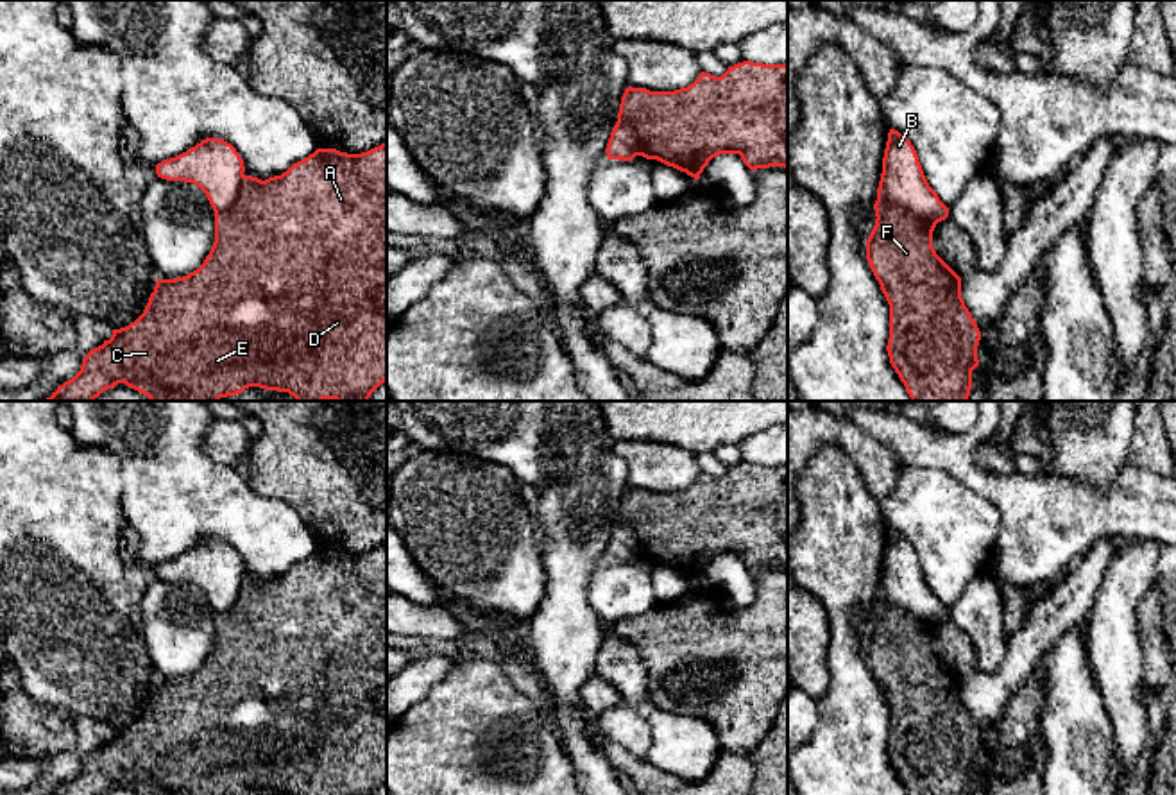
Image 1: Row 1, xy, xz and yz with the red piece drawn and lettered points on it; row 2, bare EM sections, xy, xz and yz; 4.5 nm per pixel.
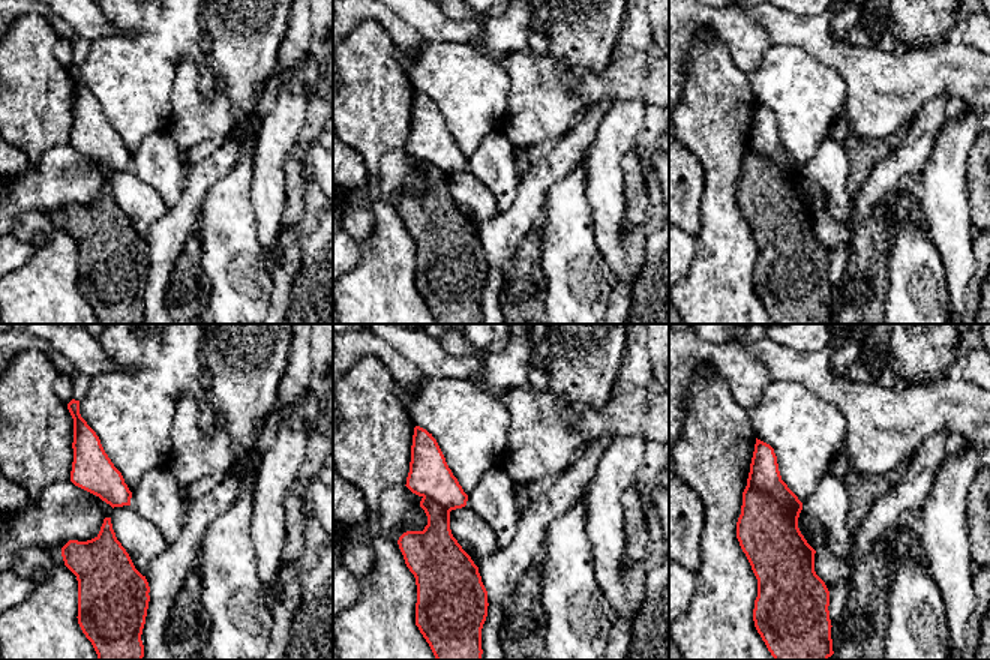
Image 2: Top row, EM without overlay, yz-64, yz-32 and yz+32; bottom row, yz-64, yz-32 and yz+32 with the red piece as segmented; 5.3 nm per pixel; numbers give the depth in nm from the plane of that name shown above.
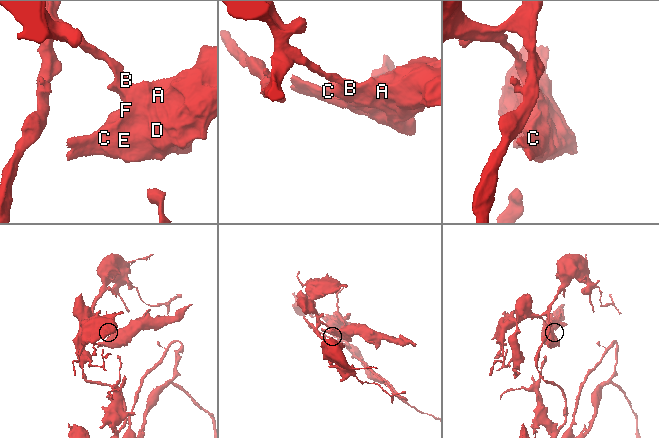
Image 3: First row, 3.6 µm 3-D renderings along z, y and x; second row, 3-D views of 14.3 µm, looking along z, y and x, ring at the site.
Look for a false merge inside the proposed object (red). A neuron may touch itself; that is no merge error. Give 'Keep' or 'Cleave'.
Cleave

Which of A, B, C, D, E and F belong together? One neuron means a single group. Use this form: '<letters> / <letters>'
A C D E F / B

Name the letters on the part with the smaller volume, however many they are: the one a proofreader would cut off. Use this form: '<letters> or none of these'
A, C, D, E, F

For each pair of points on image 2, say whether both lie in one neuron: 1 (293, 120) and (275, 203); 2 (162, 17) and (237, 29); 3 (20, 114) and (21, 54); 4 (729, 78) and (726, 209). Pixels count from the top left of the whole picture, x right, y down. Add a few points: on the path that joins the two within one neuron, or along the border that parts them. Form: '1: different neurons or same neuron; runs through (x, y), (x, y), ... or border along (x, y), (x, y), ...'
1: same neuron; runs through (276, 141), (272, 147), (272, 182)
2: different neurons; border along (201, 15), (203, 18)
3: same neuron; runs through (21, 99), (21, 69)
4: same neuron; runs through (722, 111), (722, 176)

